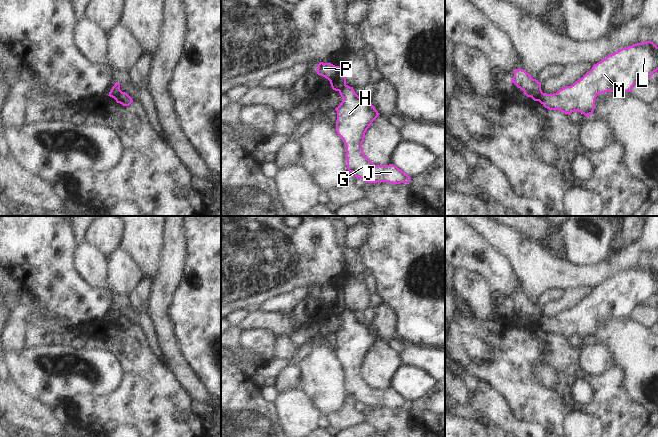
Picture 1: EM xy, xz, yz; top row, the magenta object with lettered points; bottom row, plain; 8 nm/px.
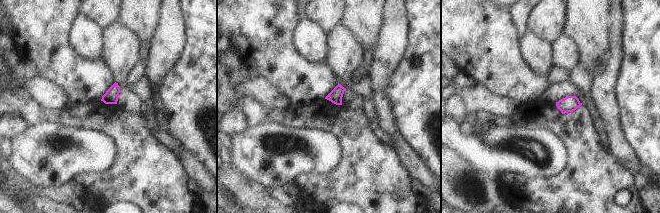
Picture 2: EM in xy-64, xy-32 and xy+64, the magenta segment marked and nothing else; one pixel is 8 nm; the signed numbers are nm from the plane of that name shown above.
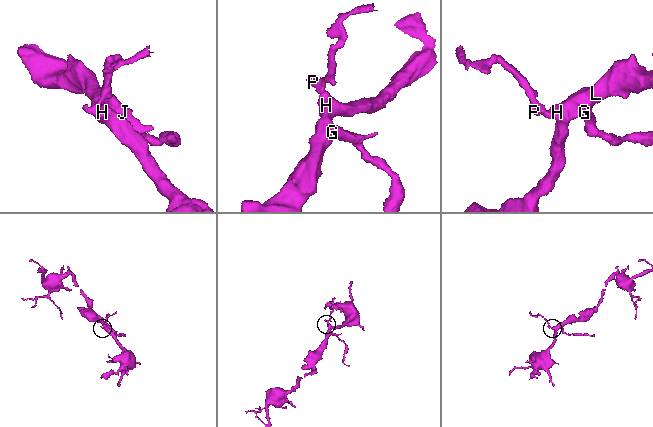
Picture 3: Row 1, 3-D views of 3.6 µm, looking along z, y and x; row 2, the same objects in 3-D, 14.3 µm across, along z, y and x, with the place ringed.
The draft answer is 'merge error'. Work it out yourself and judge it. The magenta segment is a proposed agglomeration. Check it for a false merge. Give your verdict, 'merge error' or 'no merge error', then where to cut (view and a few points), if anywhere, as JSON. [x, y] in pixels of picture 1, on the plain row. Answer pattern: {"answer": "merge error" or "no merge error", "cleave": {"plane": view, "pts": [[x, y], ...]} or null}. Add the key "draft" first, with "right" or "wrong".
{"draft": "right", "answer": "merge error", "cleave": {"plane": "yz", "pts": [[542, 316], [537, 324]]}}

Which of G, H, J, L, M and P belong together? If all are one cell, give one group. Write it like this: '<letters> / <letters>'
G H J L M / P

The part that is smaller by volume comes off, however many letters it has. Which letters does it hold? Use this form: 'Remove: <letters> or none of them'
Remove: P

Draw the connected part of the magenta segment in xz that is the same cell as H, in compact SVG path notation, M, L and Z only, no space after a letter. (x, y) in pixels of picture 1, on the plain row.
M346 309L339 315L343 322L337 335L336 356L346 370L348 396L366 407L409 407L411 401L393 388L375 389L363 377L365 357L379 337L366 322L361 323L353 311Z

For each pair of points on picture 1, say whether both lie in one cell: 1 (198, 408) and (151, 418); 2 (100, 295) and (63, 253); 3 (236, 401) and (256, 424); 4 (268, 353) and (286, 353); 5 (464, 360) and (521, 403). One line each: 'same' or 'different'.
1: different
2: same
3: same
4: different
5: same

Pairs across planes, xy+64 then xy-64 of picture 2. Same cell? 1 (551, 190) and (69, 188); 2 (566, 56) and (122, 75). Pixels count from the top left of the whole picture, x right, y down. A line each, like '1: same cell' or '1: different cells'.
1: different cells
2: same cell

